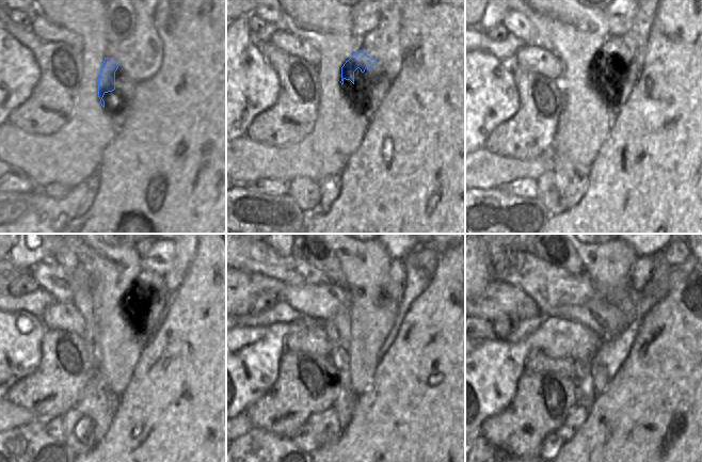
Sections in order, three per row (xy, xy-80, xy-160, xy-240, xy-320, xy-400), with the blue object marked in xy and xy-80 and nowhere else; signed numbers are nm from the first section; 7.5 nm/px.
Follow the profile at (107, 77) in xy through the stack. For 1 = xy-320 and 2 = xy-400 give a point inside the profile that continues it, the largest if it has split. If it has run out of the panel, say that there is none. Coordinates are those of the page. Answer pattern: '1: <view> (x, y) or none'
1: xy-320 (397, 271)
2: xy-400 (641, 271)

